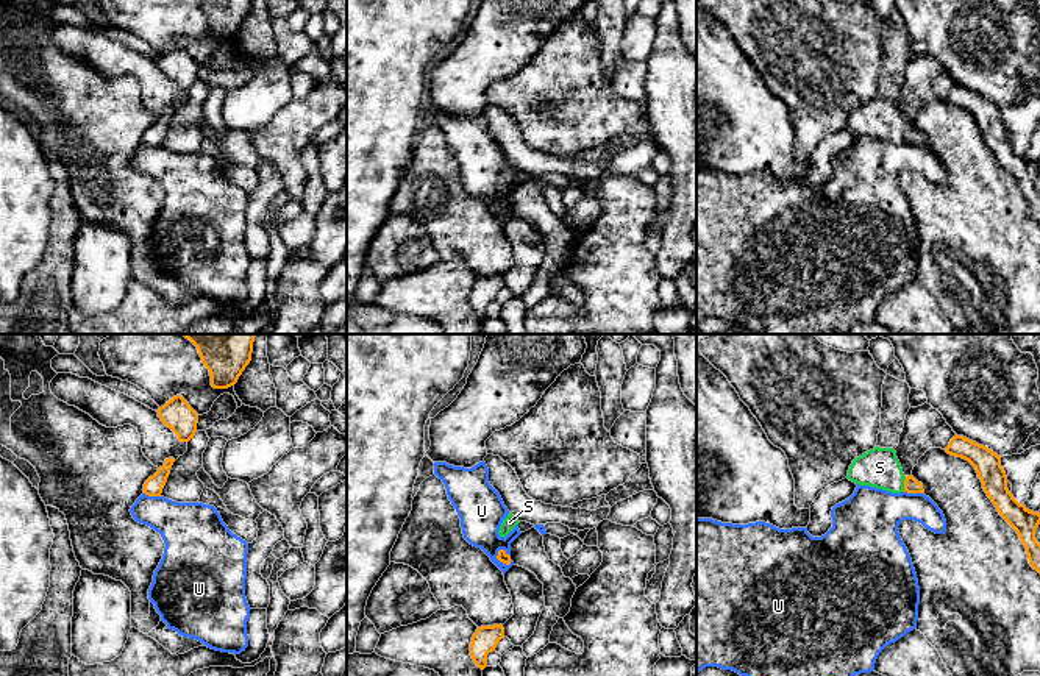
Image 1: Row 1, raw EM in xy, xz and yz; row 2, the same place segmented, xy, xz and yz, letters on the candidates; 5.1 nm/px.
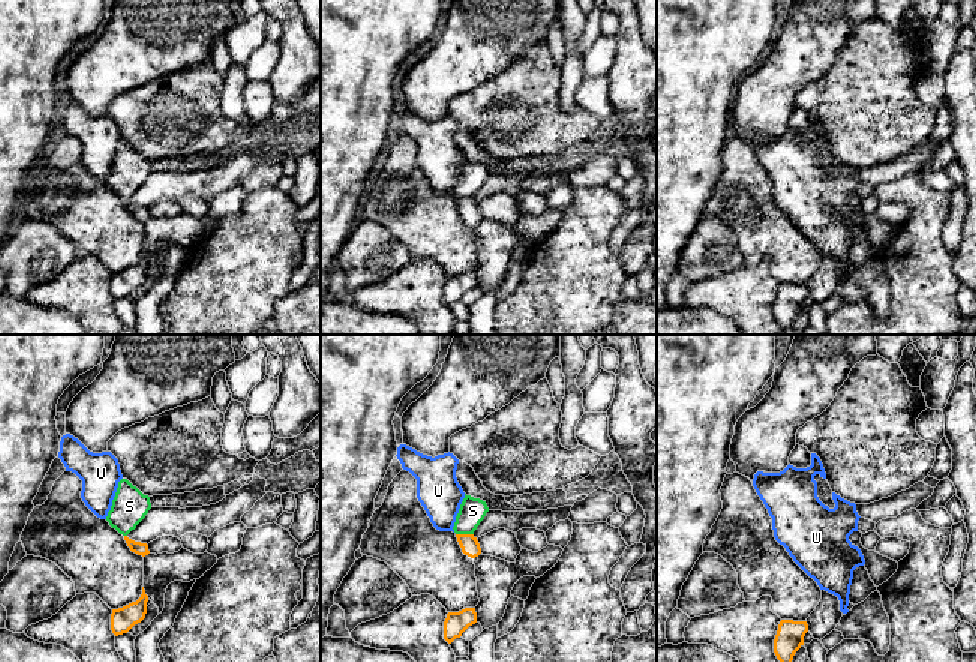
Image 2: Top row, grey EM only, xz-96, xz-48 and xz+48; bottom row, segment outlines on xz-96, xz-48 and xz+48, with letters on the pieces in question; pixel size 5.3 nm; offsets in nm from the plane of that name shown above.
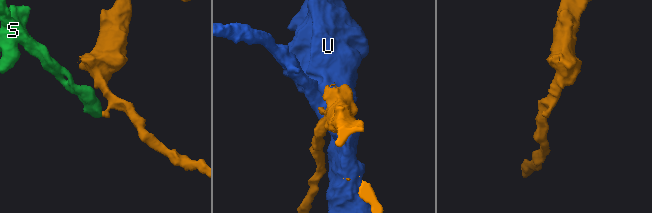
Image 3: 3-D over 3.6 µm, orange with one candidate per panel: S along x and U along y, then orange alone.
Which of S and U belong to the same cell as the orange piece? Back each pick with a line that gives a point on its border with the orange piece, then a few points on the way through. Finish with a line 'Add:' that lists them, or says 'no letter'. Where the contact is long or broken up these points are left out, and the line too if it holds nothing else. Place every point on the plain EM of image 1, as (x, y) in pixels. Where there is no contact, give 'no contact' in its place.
Add: no letter

